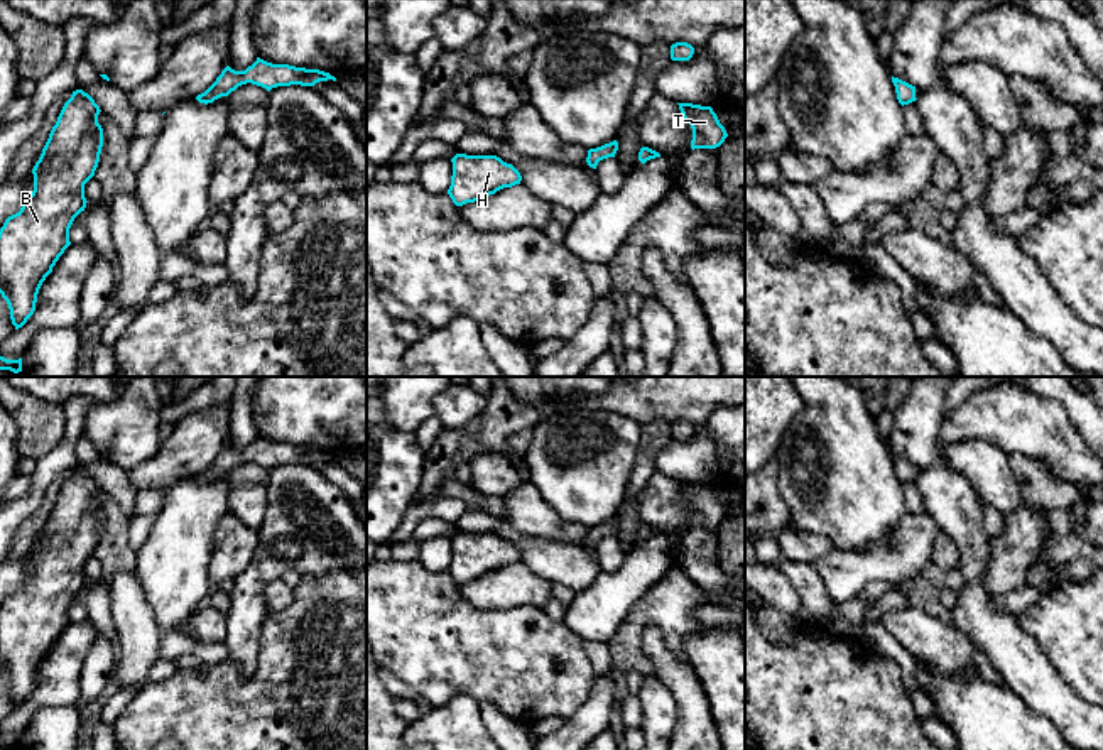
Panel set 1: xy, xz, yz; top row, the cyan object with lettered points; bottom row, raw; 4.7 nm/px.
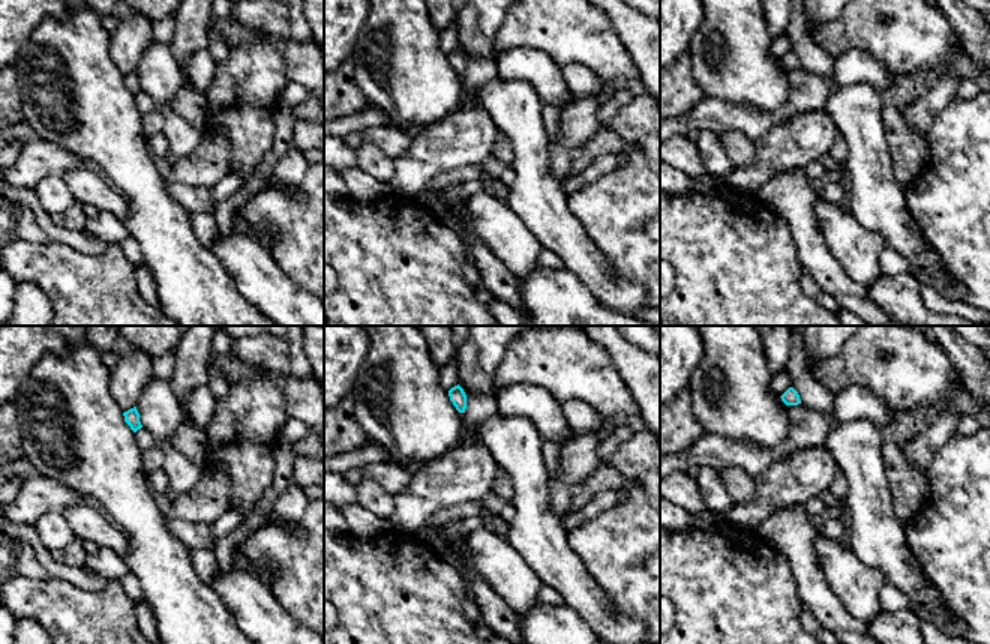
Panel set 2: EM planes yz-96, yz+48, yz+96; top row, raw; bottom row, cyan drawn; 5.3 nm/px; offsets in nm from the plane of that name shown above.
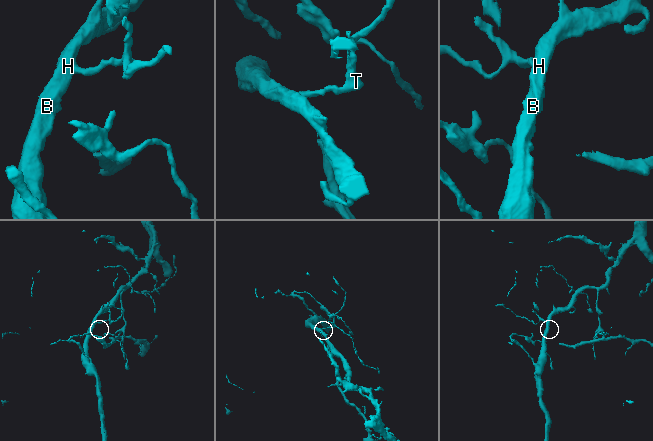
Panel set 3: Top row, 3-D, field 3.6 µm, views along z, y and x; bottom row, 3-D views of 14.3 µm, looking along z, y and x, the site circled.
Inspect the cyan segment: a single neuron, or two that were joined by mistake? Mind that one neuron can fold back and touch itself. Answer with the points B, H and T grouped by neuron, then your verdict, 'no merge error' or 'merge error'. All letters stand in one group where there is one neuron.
B H / T | merge error

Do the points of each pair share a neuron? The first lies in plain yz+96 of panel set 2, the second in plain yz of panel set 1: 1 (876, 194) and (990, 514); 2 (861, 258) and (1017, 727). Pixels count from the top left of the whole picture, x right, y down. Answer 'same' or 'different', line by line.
1: different
2: different

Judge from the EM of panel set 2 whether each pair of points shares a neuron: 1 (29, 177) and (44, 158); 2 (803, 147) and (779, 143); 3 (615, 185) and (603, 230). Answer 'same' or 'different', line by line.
1: same
2: same
3: same

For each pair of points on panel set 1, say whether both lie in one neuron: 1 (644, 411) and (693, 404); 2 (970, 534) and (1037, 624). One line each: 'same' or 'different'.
1: same
2: different

